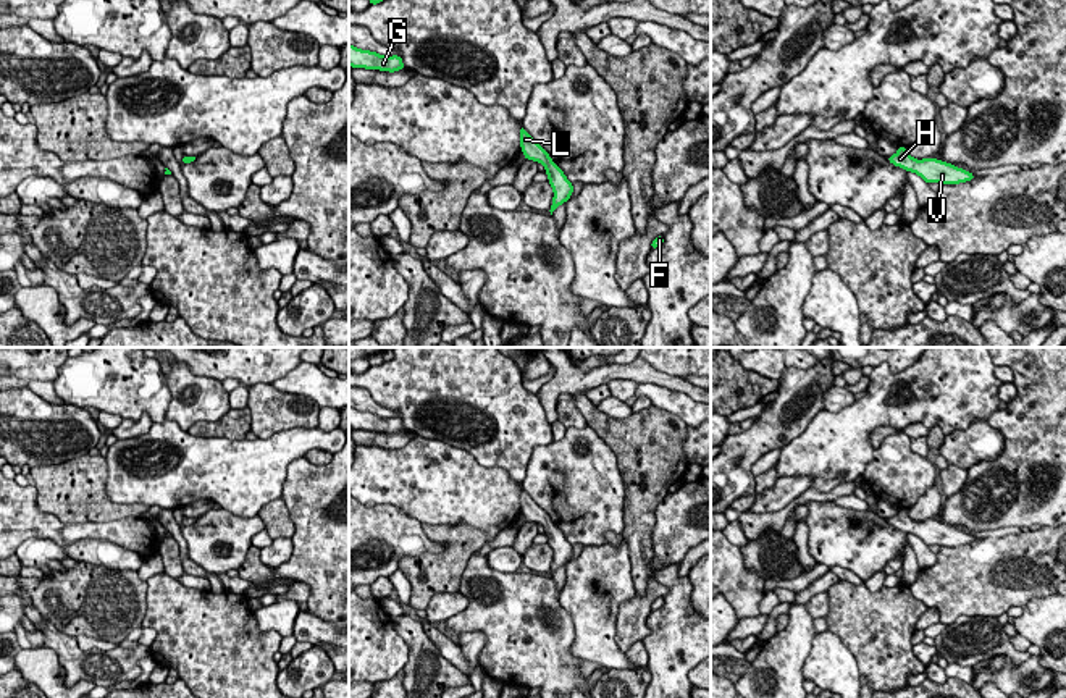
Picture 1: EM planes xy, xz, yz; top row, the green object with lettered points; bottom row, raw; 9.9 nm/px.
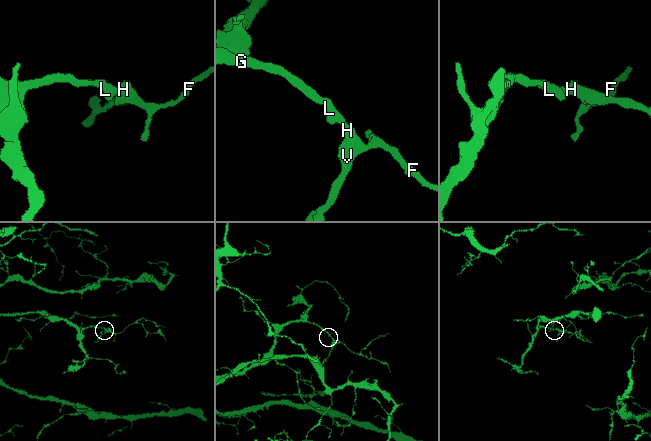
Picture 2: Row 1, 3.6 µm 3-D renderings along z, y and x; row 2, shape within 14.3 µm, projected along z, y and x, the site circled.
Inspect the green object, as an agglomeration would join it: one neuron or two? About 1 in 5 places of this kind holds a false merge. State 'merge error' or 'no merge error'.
no merge error

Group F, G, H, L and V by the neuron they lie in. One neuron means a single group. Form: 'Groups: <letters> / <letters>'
Groups: F G H L V

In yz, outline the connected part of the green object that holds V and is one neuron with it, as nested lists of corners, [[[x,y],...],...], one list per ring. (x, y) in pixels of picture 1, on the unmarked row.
[[[898,509],[898,514],[887,519],[887,522],[895,528],[919,536],[929,546],[959,546],[976,540],[972,535],[934,519],[916,522],[908,515],[908,509]]]

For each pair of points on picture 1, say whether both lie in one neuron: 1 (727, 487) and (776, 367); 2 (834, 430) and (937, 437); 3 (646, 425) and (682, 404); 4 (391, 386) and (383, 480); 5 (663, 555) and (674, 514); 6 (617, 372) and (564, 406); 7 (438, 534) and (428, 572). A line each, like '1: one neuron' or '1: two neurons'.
1: two neurons
2: two neurons
3: two neurons
4: two neurons
5: one neuron
6: two neurons
7: one neuron

